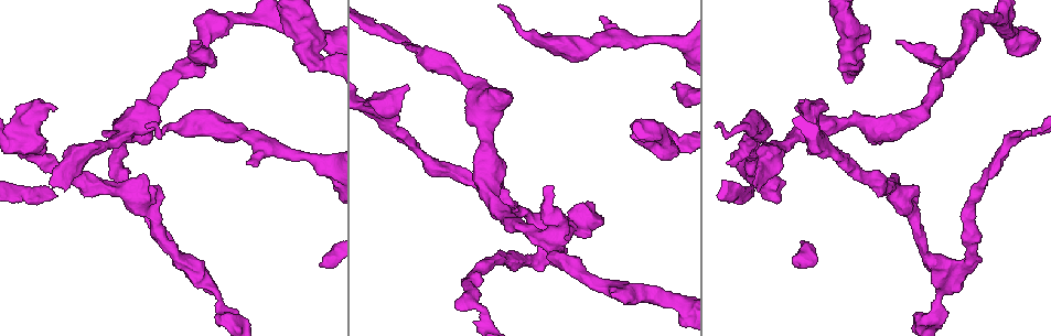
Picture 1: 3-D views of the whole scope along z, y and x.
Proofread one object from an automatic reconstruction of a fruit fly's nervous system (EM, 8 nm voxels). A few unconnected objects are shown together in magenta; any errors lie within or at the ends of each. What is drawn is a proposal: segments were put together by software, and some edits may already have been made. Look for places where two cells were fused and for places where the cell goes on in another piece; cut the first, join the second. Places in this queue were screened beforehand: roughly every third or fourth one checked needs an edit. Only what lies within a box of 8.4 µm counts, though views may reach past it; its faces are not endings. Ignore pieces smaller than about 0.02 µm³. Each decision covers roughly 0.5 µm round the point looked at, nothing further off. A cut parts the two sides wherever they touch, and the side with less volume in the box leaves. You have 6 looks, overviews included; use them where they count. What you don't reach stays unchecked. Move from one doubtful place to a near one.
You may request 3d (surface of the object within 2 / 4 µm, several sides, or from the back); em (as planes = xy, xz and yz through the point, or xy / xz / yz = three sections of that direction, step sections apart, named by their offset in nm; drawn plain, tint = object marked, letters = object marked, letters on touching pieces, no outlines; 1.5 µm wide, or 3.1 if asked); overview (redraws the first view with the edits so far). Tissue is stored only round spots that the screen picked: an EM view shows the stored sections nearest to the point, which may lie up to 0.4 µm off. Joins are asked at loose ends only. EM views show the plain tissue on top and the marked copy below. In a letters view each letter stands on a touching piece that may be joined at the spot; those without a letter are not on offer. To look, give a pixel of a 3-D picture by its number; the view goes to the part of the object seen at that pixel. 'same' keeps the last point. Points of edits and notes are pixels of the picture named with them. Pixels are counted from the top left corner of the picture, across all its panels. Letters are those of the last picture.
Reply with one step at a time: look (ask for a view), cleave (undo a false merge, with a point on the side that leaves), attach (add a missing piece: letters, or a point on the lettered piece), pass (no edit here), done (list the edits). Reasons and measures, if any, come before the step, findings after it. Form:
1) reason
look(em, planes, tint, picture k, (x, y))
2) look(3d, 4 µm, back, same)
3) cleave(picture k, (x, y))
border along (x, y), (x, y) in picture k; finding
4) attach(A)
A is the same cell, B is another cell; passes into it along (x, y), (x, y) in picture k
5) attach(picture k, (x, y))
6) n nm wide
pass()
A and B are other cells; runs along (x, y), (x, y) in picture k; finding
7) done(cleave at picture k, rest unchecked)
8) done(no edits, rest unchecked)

an open end
look(3d, 2 µm, picture 1, (728, 162))

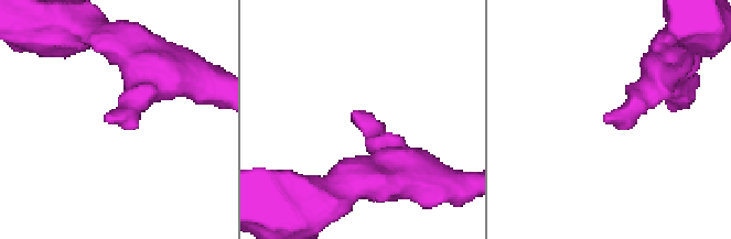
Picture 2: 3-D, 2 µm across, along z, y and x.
need the tissue
look(em, planes, letters, picture 2, (606, 119))

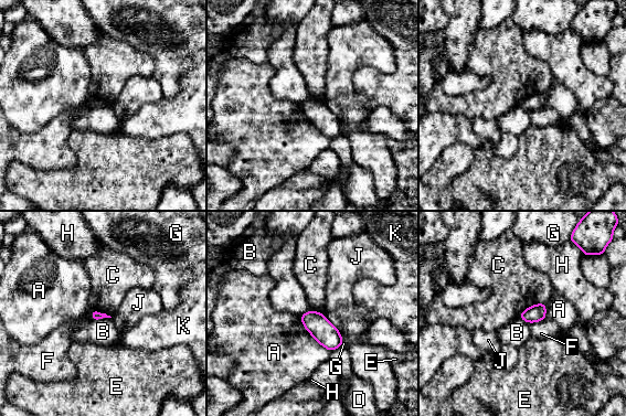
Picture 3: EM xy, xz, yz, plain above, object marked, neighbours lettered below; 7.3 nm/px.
pass()
A, B, C, D, E, F, G, H, J and K are other cells; border along (110, 317), (92, 319) in picture 3; none of them fits

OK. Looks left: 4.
look(3d, 2 µm, picture 1, (796, 106))

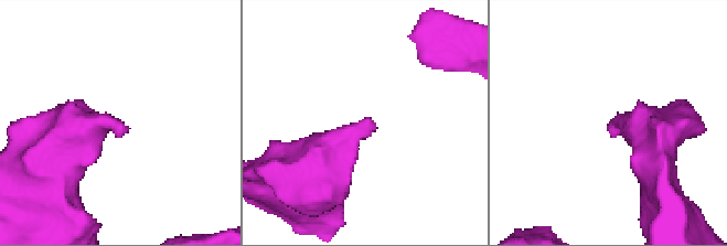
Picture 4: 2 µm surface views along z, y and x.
now the EM
look(em, planes, tint, picture 4, (124, 124))

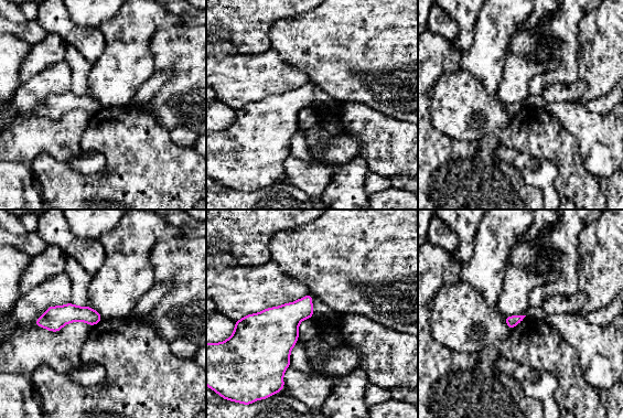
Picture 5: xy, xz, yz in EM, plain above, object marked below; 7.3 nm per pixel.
look(em, planes, letters, same)

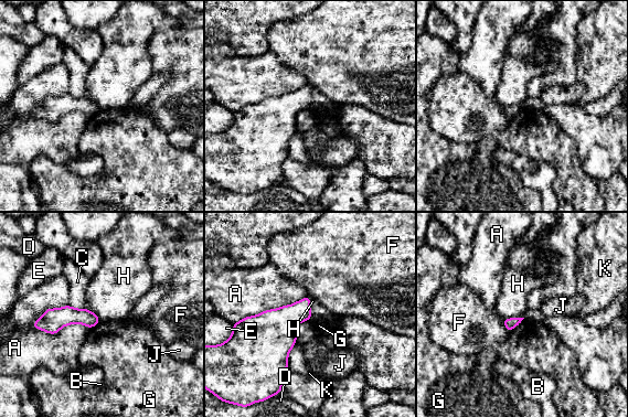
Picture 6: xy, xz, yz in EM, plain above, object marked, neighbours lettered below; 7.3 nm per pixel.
pass()
A, B, C, D, E, F, G, H, J and K are other cells; runs along (96, 320), (61, 317), (36, 324) in picture 6; none of them fits

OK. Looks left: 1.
done(no edits, rest unchecked)

